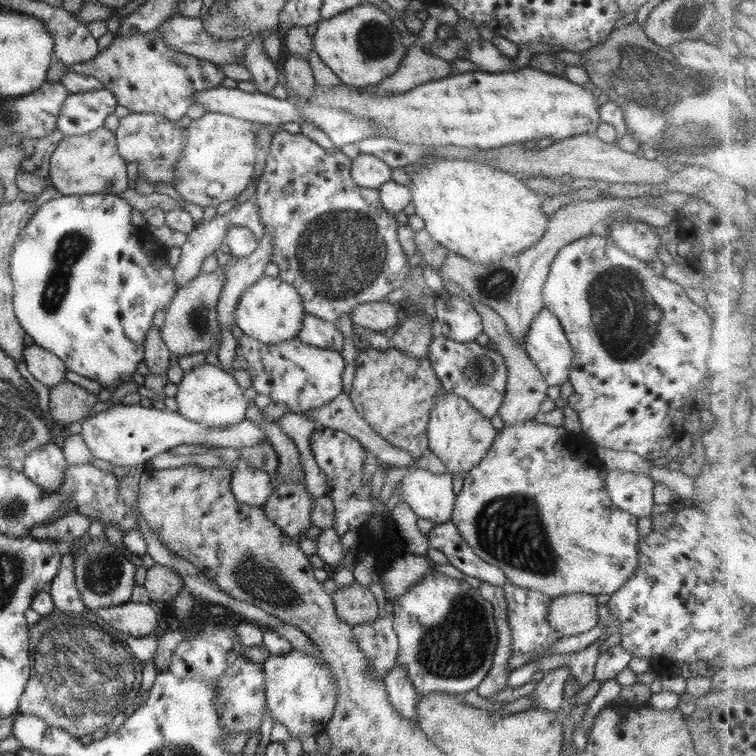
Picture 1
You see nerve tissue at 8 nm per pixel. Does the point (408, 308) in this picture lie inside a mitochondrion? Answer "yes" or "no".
yes

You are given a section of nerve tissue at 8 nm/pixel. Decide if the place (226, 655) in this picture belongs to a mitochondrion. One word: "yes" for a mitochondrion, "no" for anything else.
no

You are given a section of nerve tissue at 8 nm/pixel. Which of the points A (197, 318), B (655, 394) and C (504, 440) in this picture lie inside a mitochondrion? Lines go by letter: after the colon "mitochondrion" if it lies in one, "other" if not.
A: mitochondrion
B: other
C: other

